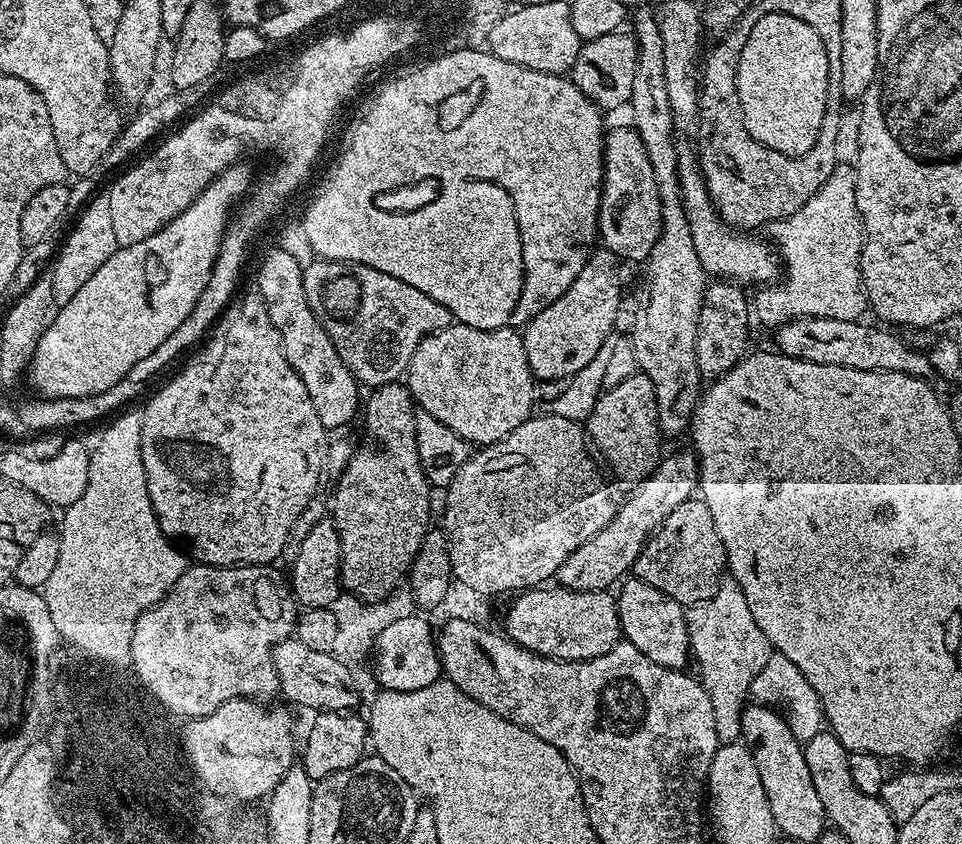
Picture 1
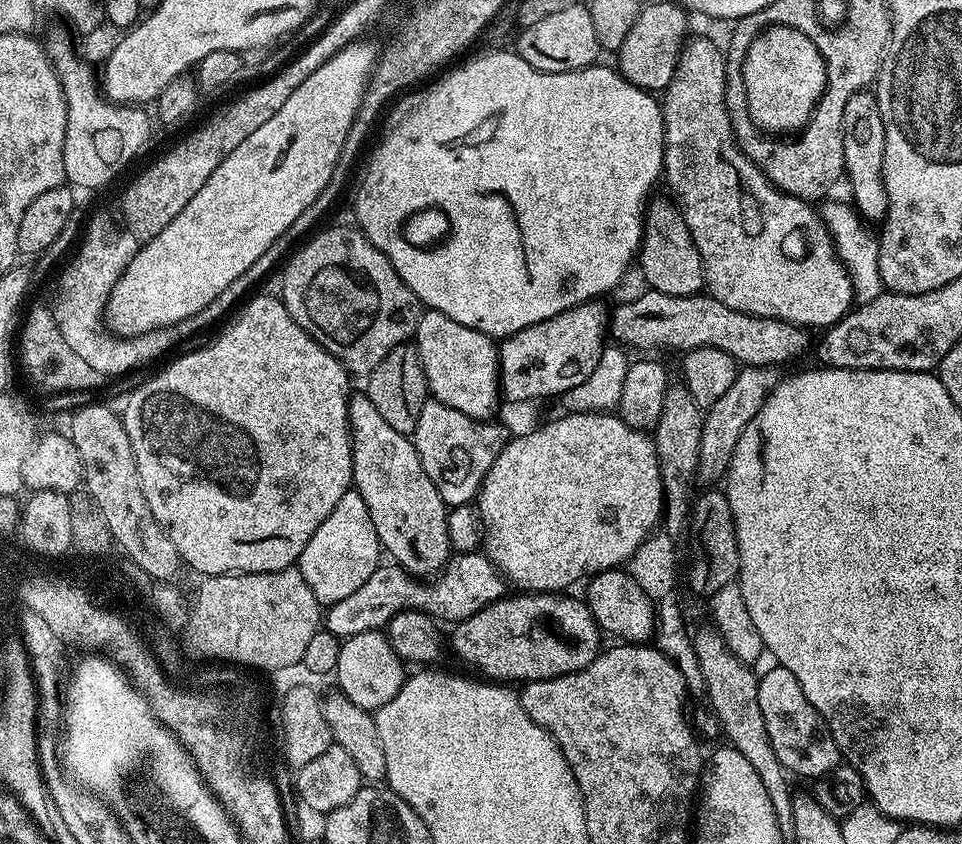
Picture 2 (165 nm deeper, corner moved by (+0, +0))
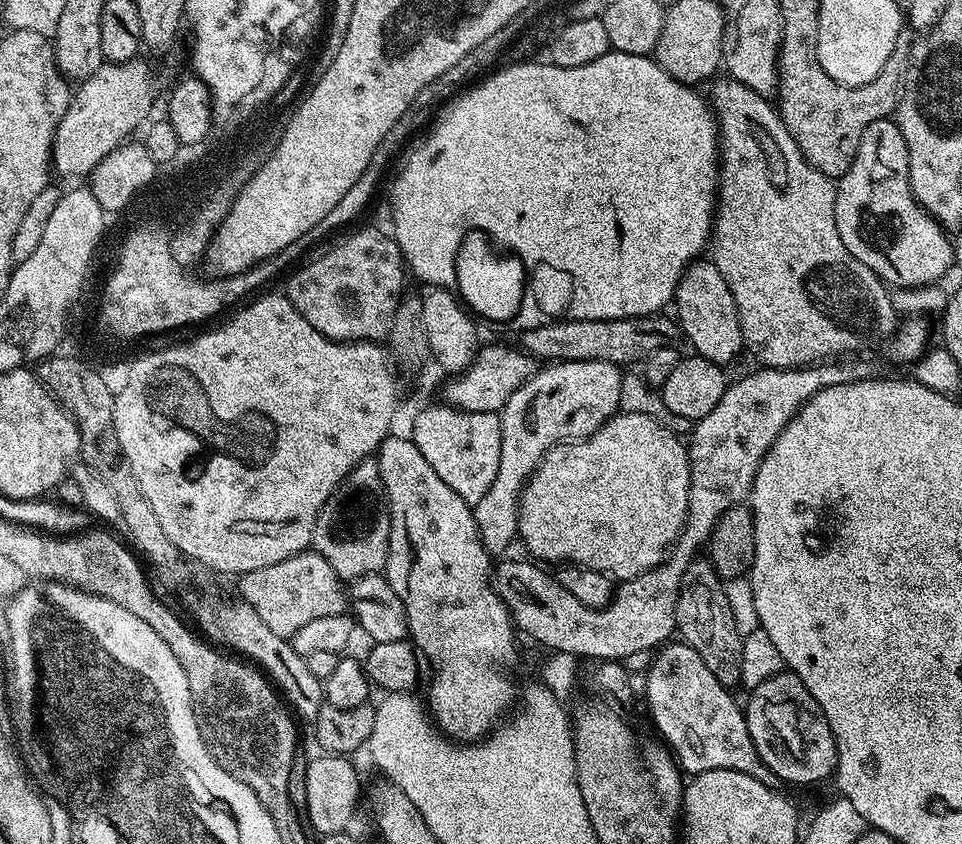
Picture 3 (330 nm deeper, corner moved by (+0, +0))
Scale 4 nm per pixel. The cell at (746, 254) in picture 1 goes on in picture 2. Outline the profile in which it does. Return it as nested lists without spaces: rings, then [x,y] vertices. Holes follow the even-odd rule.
[[[700,36],[689,39],[682,51],[680,61],[674,70],[674,78],[668,87],[662,92],[662,107],[664,110],[664,170],[662,173],[663,183],[668,183],[668,188],[673,192],[675,203],[680,209],[686,226],[690,226],[690,238],[694,238],[694,246],[698,246],[698,254],[704,263],[704,278],[707,291],[722,306],[730,306],[730,310],[738,310],[742,314],[761,316],[771,320],[781,320],[791,324],[799,324],[801,328],[809,330],[827,330],[837,324],[840,319],[847,316],[854,307],[852,295],[852,279],[844,268],[840,256],[836,253],[836,247],[832,241],[824,220],[820,217],[819,211],[809,201],[786,194],[780,188],[775,188],[770,181],[762,174],[762,170],[755,164],[736,143],[736,135],[732,129],[732,119],[726,106],[726,52],[712,40]]]

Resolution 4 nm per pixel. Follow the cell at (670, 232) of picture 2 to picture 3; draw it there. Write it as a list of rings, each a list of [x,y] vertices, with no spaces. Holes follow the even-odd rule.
[[[711,259],[693,260],[688,265],[676,287],[675,308],[674,316],[678,321],[679,331],[692,343],[691,351],[695,355],[715,364],[728,366],[728,363],[742,352],[744,339],[734,294],[730,294],[726,278],[722,278]]]

